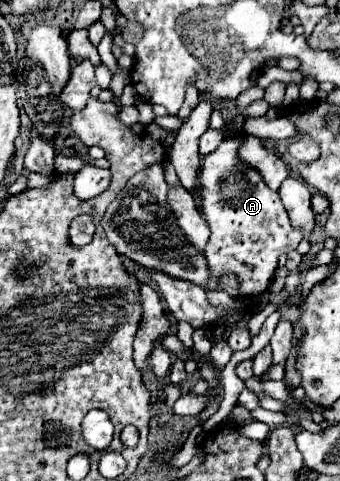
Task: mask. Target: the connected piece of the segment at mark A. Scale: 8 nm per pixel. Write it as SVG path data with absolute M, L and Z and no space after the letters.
M244 137L224 139L212 153L202 155L202 167L198 171L198 195L202 201L200 211L210 227L210 239L204 249L210 279L216 281L224 273L232 271L240 281L240 297L206 289L208 303L212 307L226 309L228 313L250 309L268 289L278 265L278 257L296 249L304 237L302 229L292 227L278 193L264 183L262 175L254 167L240 161L238 147L242 143Z

